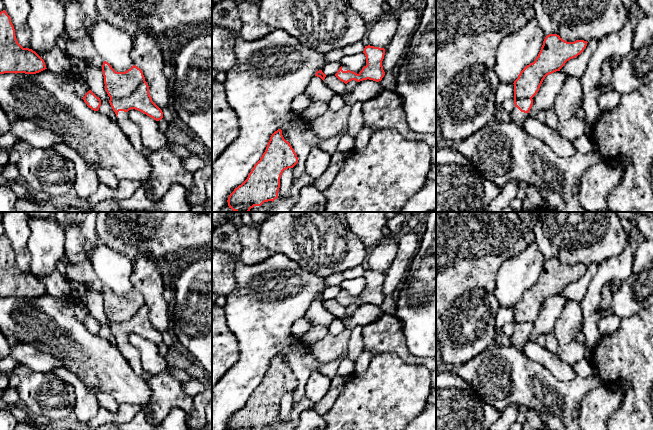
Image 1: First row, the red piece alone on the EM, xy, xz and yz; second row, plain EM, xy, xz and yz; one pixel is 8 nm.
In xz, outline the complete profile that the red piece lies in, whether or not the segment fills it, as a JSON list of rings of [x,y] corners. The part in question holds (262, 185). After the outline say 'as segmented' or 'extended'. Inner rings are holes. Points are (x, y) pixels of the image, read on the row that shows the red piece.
[[[278,129],[271,135],[265,152],[247,179],[229,195],[229,208],[235,212],[249,212],[254,206],[273,202],[278,198],[283,171],[297,163],[297,154]]]; as segmented

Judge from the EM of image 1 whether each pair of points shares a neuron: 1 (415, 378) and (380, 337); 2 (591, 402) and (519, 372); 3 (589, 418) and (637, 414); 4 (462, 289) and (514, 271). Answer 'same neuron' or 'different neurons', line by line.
1: different neurons
2: different neurons
3: different neurons
4: different neurons

